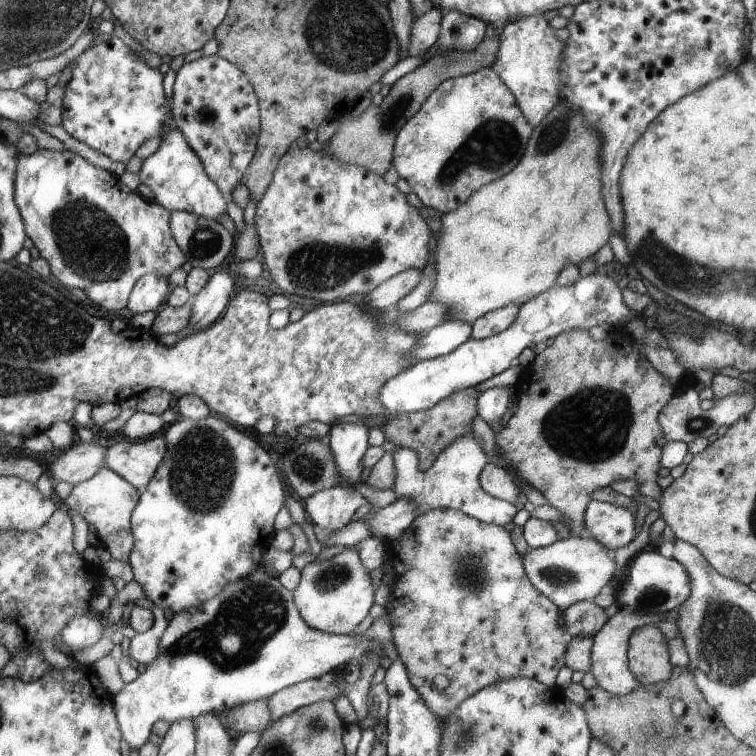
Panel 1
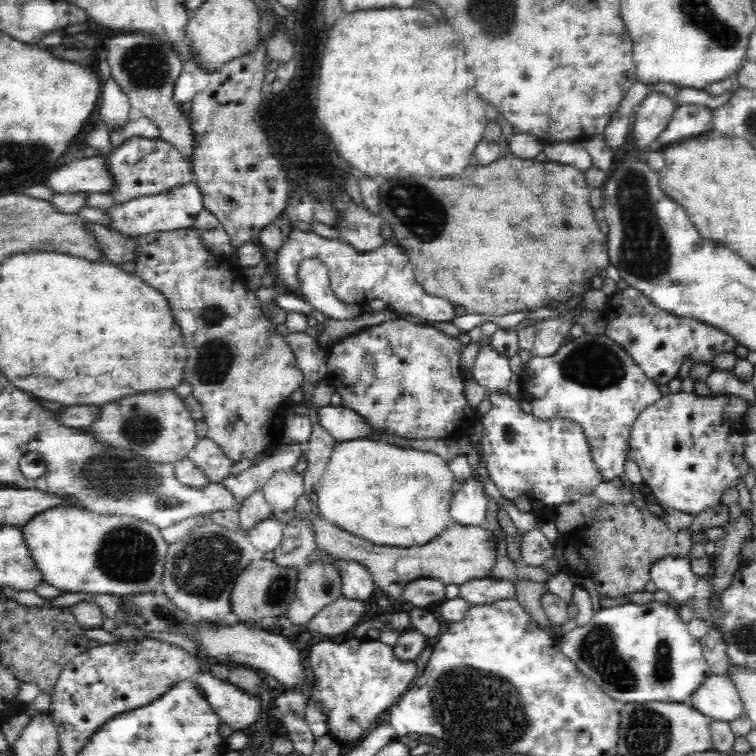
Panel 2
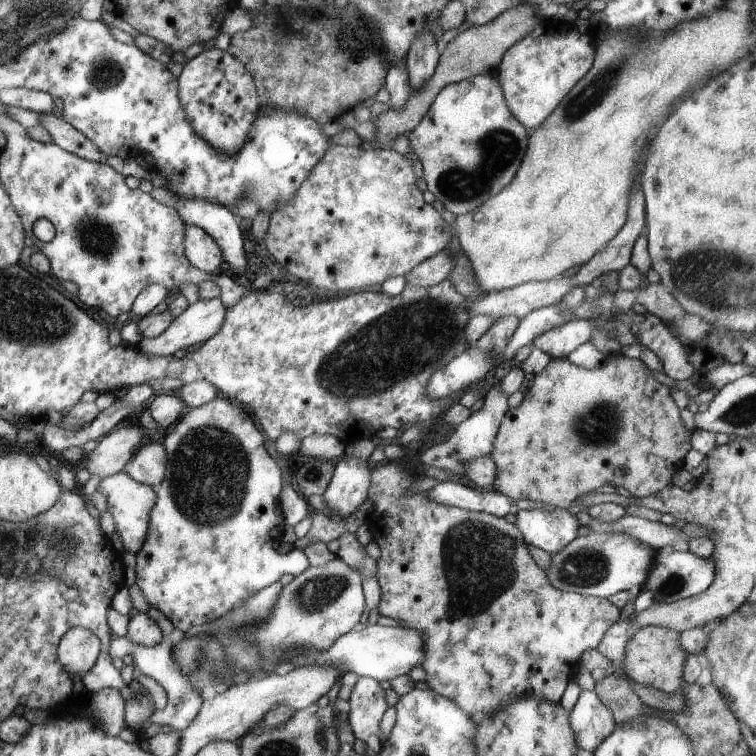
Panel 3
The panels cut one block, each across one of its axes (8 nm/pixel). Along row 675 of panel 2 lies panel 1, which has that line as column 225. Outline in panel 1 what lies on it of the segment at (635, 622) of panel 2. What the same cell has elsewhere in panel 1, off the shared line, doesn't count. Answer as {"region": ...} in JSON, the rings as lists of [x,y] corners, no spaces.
{"region":[[[255,570],[245,579],[227,584],[218,595],[213,596],[197,608],[172,614],[166,622],[165,632],[159,638],[157,658],[147,664],[145,670],[130,683],[124,683],[117,694],[113,694],[114,711],[117,713],[119,728],[125,742],[125,749],[135,750],[148,740],[151,725],[156,720],[168,721],[187,719],[202,713],[223,712],[237,704],[267,699],[282,688],[304,680],[330,678],[335,668],[342,668],[350,661],[367,664],[367,656],[379,663],[388,658],[383,644],[367,640],[357,634],[333,635],[314,628],[299,616],[291,600],[291,592],[267,576],[266,572]]]}

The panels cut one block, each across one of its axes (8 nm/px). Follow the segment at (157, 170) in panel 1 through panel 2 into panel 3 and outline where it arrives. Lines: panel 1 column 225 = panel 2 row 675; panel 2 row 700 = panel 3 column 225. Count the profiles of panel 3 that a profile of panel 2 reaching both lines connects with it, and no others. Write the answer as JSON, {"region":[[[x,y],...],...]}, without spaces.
{"region":[[[174,195],[179,199],[175,206],[178,215],[186,225],[195,225],[210,233],[218,247],[222,249],[222,260],[237,274],[244,276],[249,270],[247,254],[243,249],[243,239],[239,230],[239,218],[227,207],[213,201],[187,199]]]}

